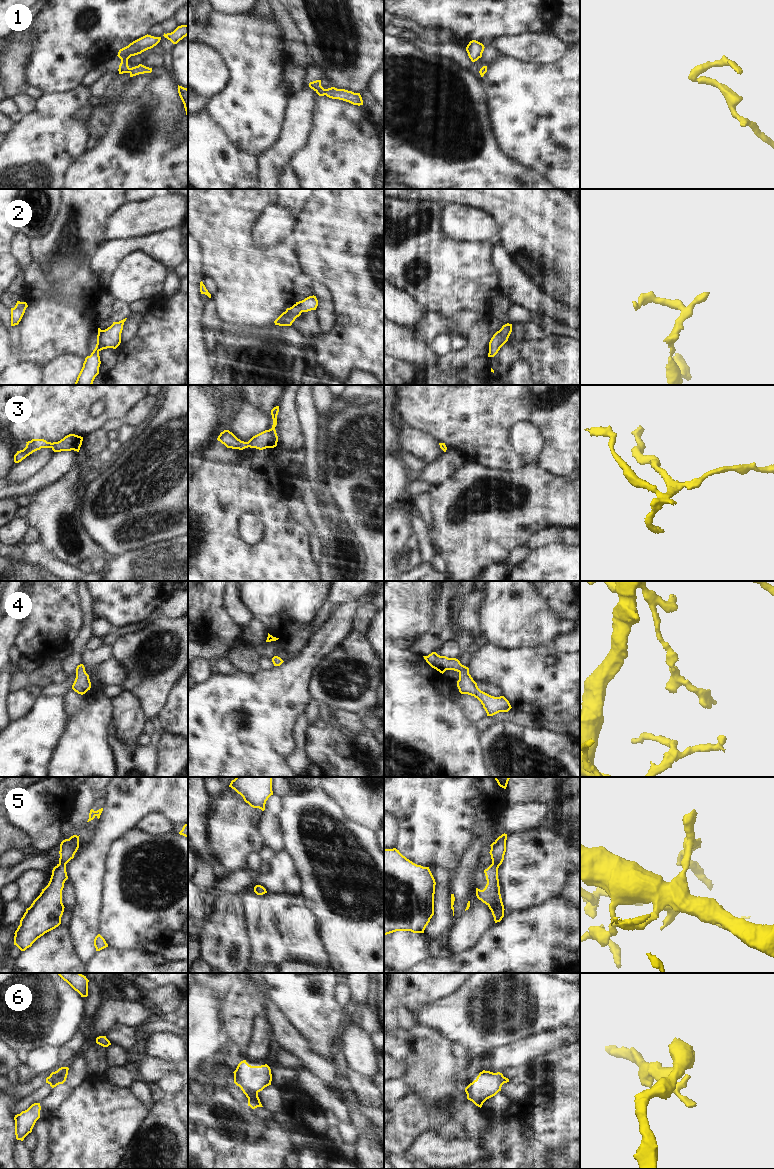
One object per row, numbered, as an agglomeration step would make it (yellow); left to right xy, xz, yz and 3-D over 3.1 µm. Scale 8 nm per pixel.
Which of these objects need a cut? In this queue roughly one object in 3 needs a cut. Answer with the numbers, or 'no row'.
6

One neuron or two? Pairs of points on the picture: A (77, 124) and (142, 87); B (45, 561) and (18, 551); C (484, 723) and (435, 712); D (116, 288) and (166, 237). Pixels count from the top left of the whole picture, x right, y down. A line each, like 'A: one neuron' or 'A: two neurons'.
A: two neurons
B: one neuron
C: two neurons
D: two neurons

